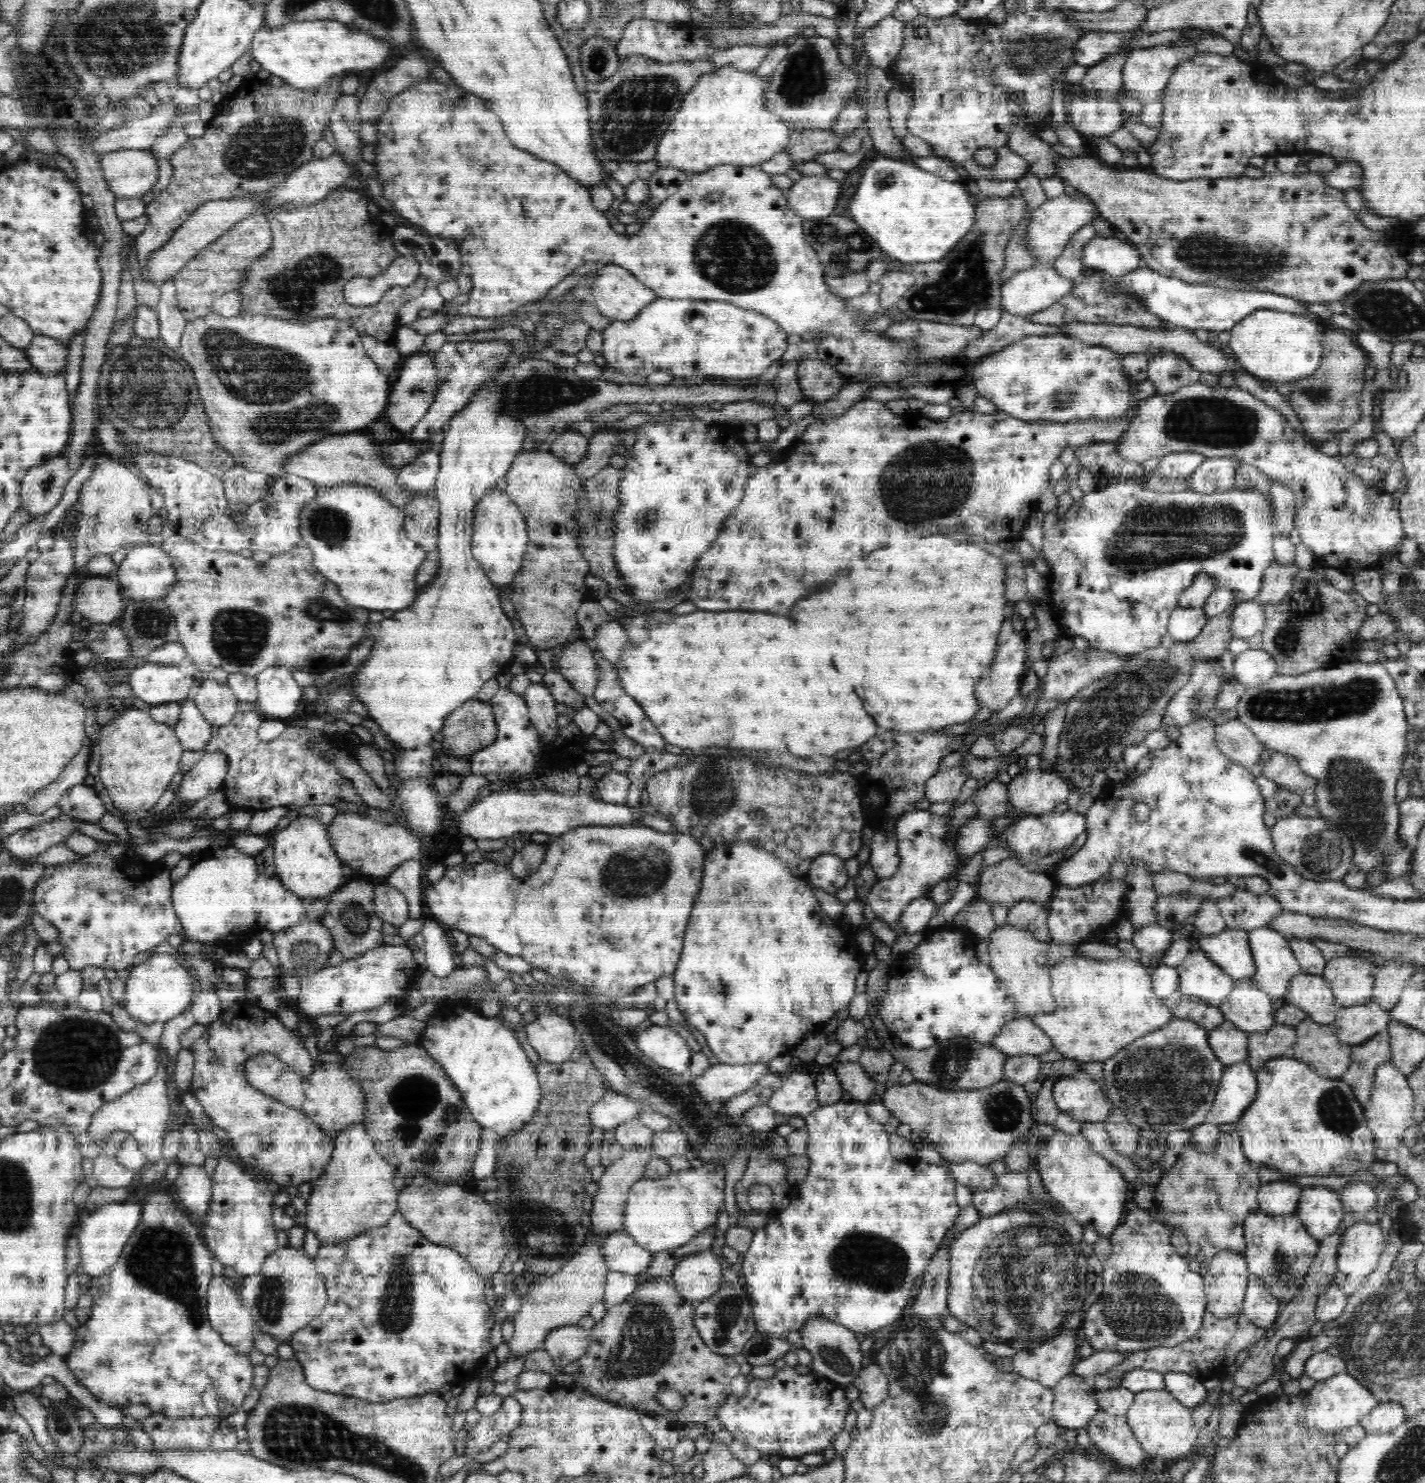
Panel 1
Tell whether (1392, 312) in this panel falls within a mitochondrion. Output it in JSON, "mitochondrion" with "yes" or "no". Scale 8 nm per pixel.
{"mitochondrion":"yes"}

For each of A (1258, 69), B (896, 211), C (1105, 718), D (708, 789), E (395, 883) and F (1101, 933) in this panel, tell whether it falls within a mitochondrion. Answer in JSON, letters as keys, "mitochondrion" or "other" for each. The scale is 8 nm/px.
{"A":"other","B":"other","C":"mitochondrion","D":"mitochondrion","E":"other","F":"other"}

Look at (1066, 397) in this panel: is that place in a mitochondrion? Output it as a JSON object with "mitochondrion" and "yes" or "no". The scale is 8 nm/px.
{"mitochondrion":"yes"}

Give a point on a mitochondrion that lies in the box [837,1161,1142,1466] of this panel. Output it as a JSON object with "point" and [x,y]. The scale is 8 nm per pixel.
{"point":[990,1288]}

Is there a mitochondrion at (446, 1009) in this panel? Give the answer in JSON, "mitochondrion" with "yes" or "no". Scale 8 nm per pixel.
{"mitochondrion":"no"}

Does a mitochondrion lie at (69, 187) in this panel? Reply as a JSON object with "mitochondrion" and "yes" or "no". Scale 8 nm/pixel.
{"mitochondrion":"no"}

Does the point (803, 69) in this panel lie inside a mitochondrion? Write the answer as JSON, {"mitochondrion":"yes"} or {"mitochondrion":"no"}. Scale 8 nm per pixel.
{"mitochondrion":"yes"}

